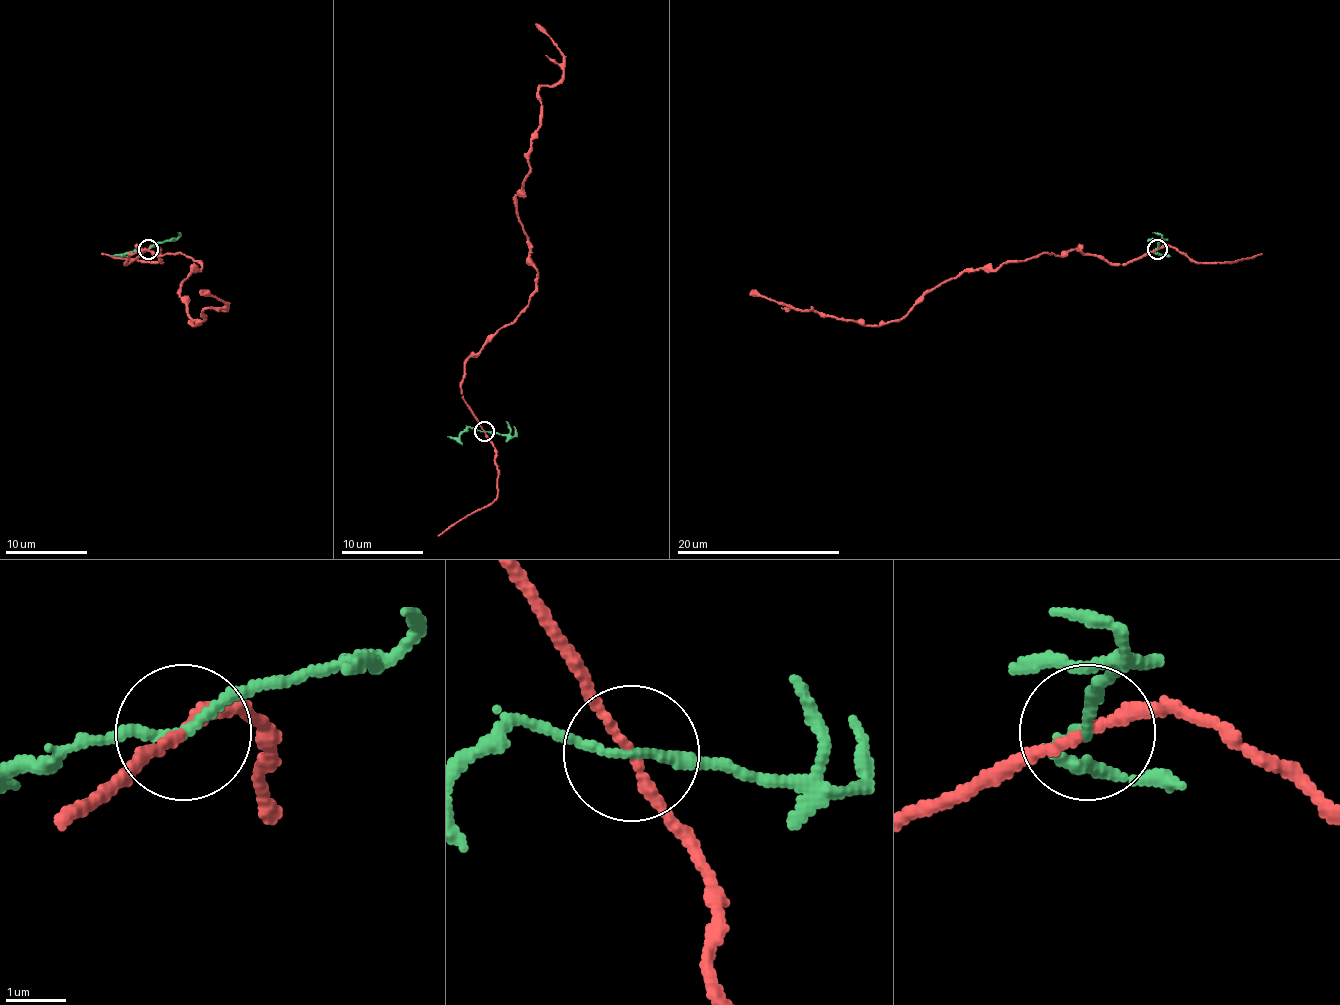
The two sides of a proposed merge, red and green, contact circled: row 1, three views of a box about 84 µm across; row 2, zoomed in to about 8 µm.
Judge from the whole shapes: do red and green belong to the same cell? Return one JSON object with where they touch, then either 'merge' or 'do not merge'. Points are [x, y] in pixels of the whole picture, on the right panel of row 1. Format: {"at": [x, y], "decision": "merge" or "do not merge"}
{"at": [1157, 249], "decision": "do not merge"}

